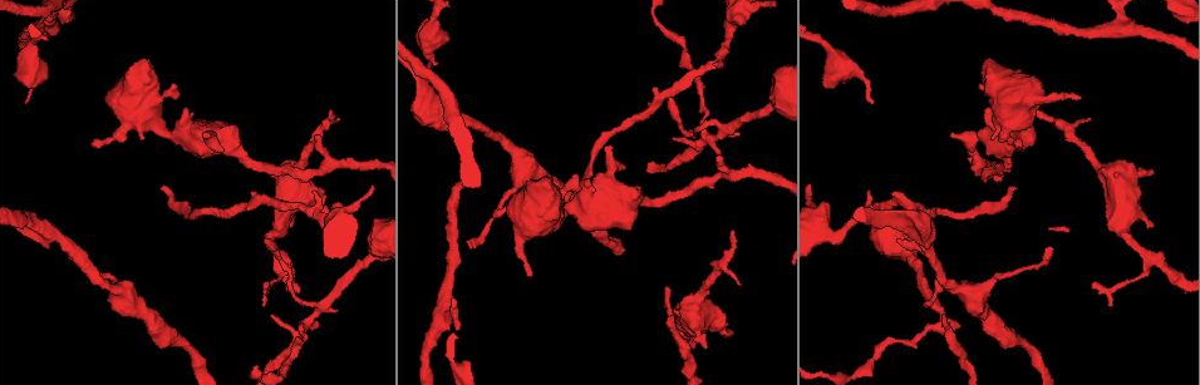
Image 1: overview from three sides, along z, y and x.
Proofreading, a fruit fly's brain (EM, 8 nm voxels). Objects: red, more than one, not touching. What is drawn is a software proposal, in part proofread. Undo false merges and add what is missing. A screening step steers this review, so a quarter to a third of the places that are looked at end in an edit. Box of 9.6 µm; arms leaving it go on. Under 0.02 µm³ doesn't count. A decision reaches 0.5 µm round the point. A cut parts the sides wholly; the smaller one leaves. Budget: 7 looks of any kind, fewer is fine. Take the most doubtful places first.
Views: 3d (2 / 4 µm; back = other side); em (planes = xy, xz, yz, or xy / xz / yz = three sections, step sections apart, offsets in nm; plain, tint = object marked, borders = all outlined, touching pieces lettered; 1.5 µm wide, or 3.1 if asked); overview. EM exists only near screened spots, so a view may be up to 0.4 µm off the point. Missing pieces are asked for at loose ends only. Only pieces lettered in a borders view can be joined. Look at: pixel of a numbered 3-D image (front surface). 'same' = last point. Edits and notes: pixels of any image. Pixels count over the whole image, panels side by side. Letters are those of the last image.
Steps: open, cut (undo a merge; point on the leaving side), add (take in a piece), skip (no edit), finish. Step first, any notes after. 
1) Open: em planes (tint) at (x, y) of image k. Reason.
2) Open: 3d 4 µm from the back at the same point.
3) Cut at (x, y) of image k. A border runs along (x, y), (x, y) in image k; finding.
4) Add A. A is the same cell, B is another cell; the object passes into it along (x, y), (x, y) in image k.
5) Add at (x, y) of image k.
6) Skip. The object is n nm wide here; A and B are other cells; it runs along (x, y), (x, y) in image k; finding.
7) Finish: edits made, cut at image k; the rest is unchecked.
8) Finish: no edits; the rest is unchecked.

Open: 3d 4 µm at (1014, 188) of image 1. End of a long branch.

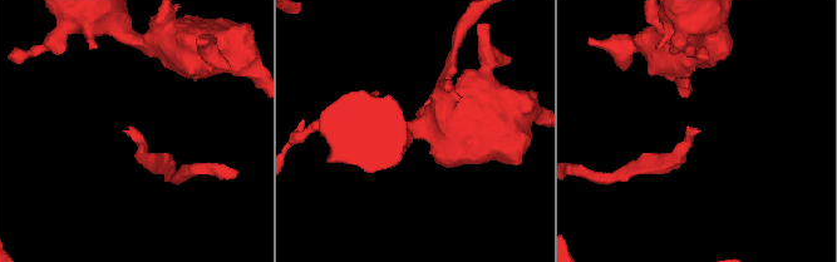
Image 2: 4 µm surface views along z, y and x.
Open: em planes (borders) at (690, 131) of image 2.

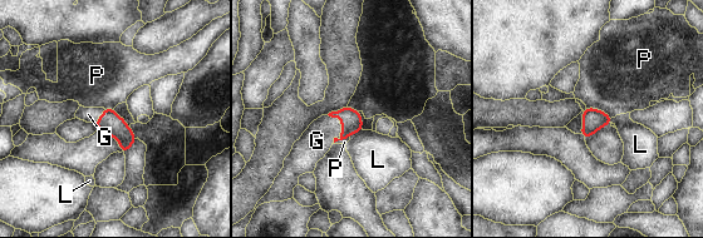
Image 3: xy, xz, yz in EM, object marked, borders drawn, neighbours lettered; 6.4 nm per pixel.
Add G. G is the same cell, L and P are other cells; the object passes into it along (352, 122), (342, 127), (316, 140) in image 3; it goes on there.

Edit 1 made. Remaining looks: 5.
Open: em xy step 8 (borders) at (731, 333) of image 1. Free end.

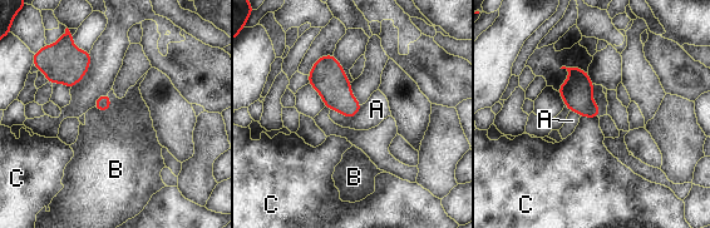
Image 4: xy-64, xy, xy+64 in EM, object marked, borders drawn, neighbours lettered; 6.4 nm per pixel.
Skip. A, B and C are other cells; no lettered piece goes on from it.

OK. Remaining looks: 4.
Open: em xz step 8 (tint) at (493, 218) of image 1. Branch stops here.

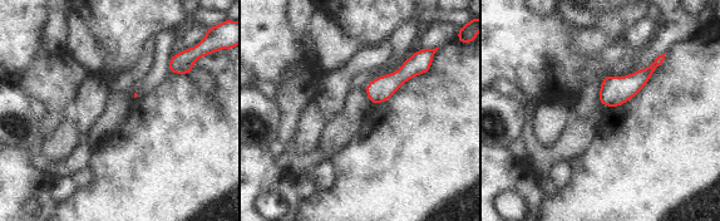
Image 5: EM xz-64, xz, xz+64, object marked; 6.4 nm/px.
Open: em xy step 4 (borders) at the same point. Cut it another way.

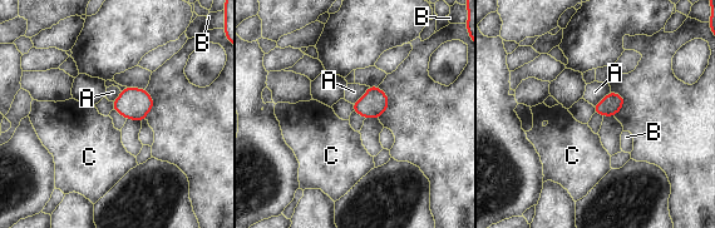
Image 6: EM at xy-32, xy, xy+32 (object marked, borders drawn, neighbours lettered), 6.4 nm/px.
Skip. The longest contact is with A, 160 nm; A, B and C are other cells; a border runs along (369, 87), (353, 104) in image 6; no lettered piece goes on from it.

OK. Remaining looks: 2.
Finish: edits made, add at image 3; the rest is unchecked.

